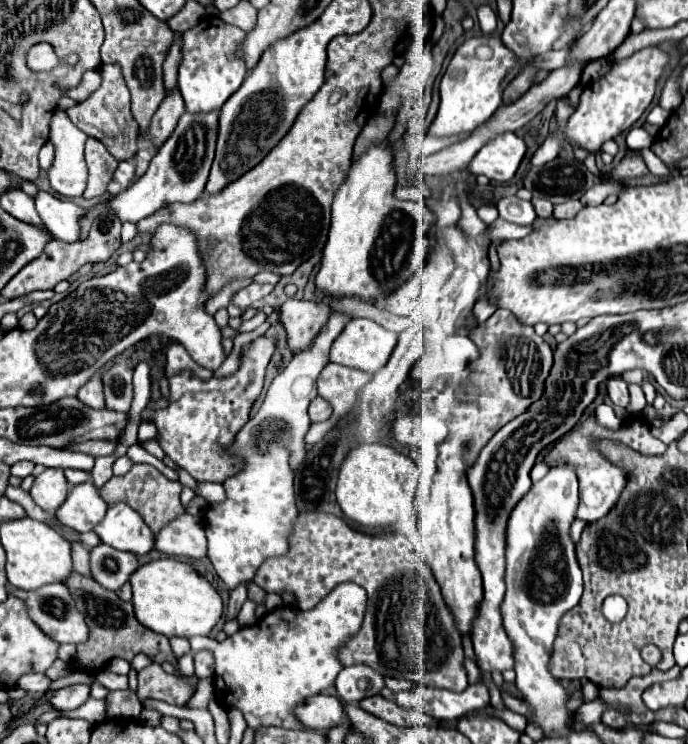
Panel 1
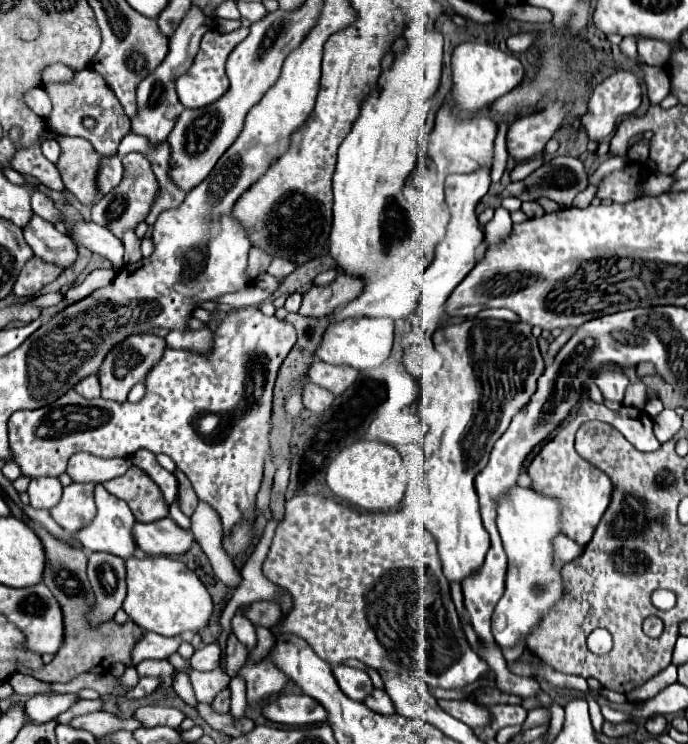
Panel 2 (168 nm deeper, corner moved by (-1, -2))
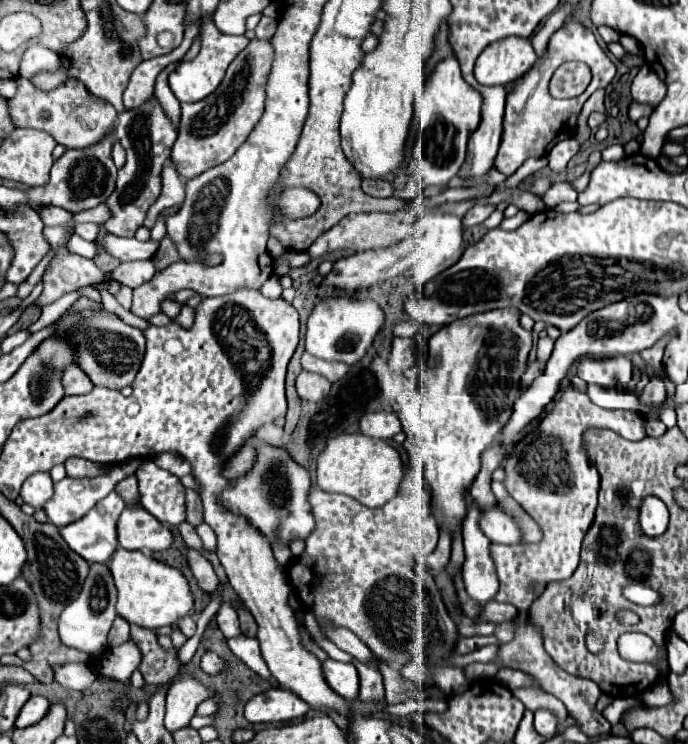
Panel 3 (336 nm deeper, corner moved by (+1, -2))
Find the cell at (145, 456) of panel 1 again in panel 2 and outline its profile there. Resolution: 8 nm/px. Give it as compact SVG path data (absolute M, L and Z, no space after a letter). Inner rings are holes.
M176 498L176 500L170 506L169 515L171 518L173 518L175 523L177 523L177 525L181 525L183 529L189 529L189 527L191 527L191 521L189 521L189 517L183 514L183 512L180 510L178 498Z

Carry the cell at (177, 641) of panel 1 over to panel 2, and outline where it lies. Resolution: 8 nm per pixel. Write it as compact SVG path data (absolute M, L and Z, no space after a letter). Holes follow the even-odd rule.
M143 631L143 637L131 651L131 665L137 667L145 659L167 659L181 645L181 637L163 637L159 633Z

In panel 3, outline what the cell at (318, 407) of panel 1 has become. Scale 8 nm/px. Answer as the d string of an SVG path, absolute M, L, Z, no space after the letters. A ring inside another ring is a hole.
M301 371L297 377L297 393L303 401L321 401L323 397L327 397L331 391L331 383L317 375L317 373L307 373Z

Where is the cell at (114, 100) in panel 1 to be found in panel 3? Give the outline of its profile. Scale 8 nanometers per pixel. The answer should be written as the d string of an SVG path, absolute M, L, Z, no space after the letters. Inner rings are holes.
M17 77L17 95L9 101L11 105L11 117L17 127L31 127L31 129L43 129L47 131L57 143L65 145L67 149L87 149L103 141L113 129L117 121L117 111L113 105L109 105L105 99L99 99L89 93L89 89L77 81L69 79L57 85L51 91L43 91L35 87L29 79ZM43 113L49 113L45 119Z

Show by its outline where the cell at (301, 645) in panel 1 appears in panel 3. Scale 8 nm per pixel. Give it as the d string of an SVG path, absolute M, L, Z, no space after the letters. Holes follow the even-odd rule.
M227 603L221 605L221 609L217 613L217 623L219 623L221 633L225 633L225 635L237 635L237 633L241 633L239 631L239 617L237 617L237 613L235 613L233 607L227 607Z

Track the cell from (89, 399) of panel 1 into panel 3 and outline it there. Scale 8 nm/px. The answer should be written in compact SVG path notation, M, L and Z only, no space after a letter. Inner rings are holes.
M73 365L73 367L65 369L63 387L65 387L65 395L85 395L85 393L93 391L95 385L91 383L91 379L85 375L83 369Z

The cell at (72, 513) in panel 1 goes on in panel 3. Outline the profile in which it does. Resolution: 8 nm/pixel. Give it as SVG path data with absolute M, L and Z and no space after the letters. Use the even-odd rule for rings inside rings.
M129 459L121 465L115 465L111 469L111 473L107 475L99 475L99 477L91 477L91 479L71 479L71 477L65 477L63 481L55 483L55 493L53 497L43 505L47 517L51 523L55 523L57 527L63 527L67 523L73 523L75 519L81 519L83 515L87 515L87 511L97 505L105 495L109 495L115 487L115 483L119 483L121 479L125 479L127 475L135 473L137 471L137 463L141 463L139 459Z

